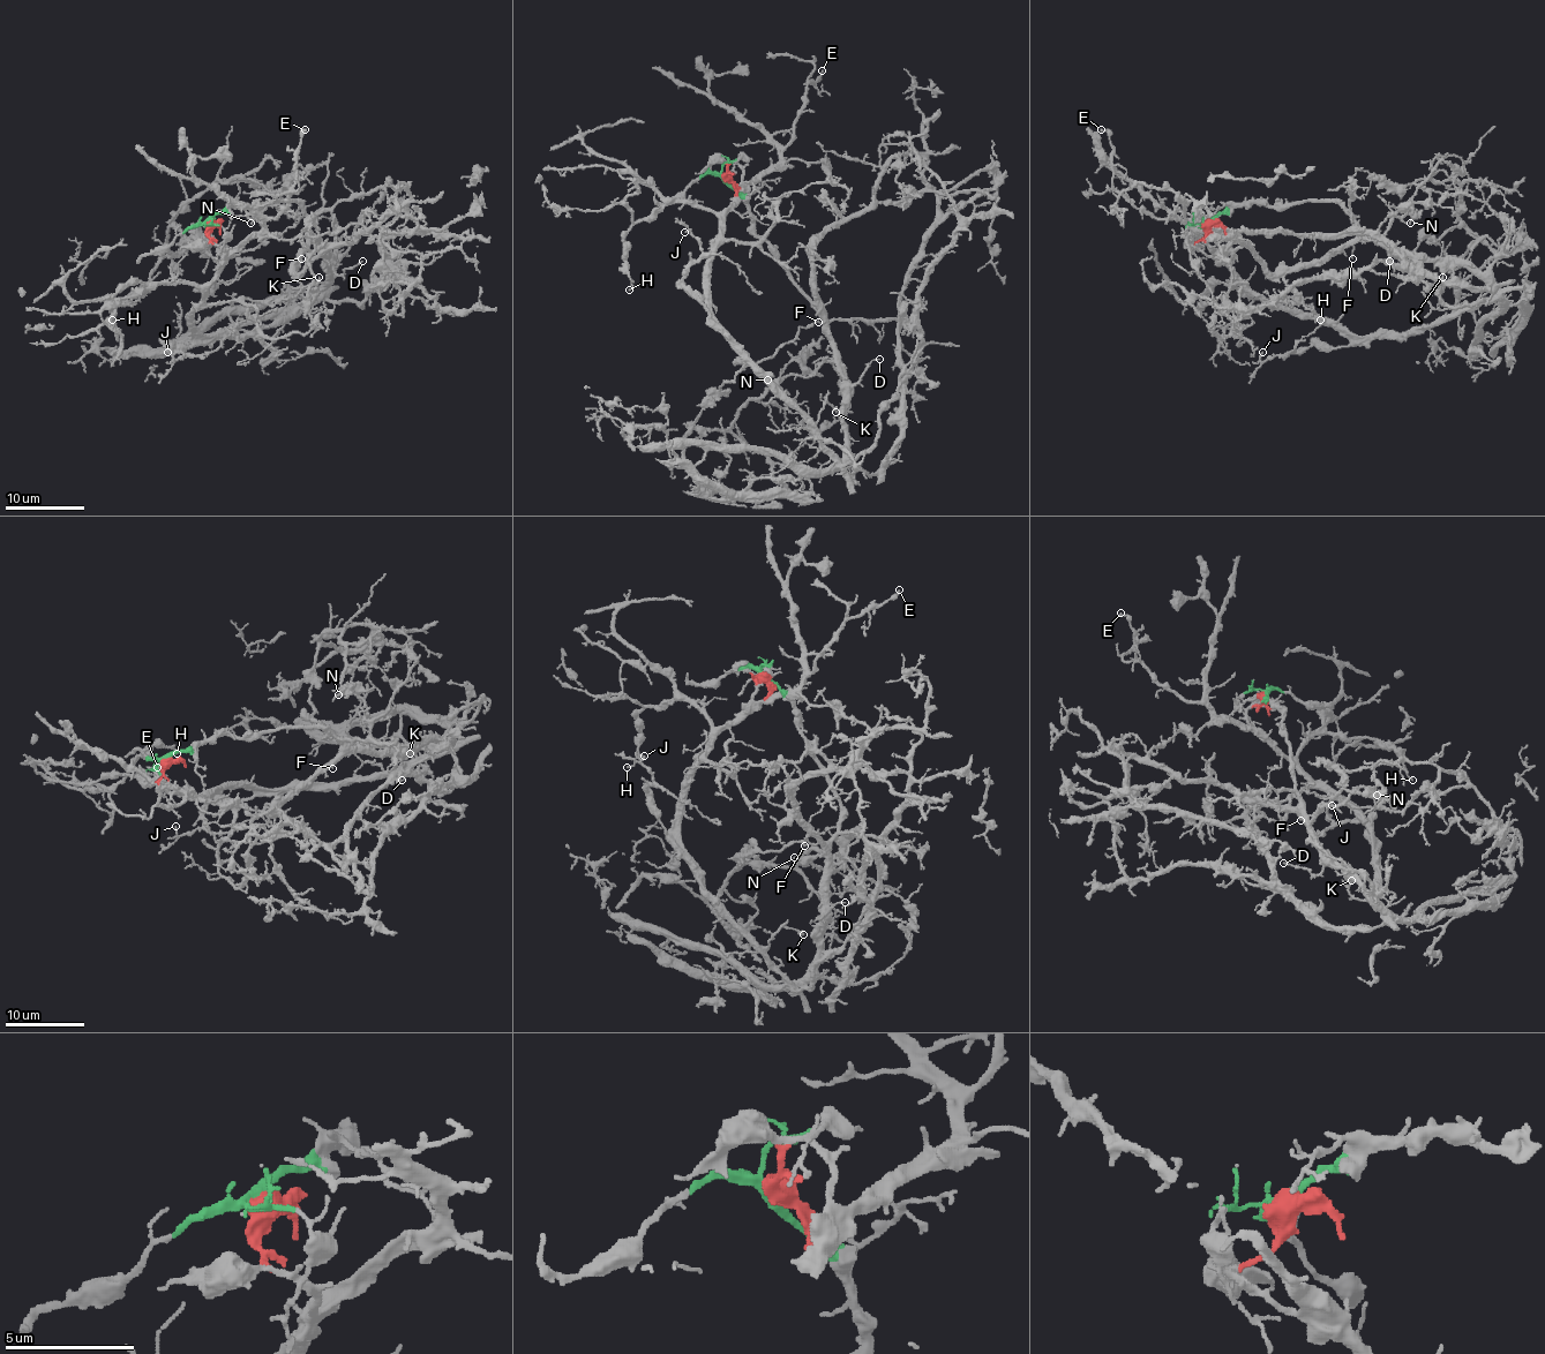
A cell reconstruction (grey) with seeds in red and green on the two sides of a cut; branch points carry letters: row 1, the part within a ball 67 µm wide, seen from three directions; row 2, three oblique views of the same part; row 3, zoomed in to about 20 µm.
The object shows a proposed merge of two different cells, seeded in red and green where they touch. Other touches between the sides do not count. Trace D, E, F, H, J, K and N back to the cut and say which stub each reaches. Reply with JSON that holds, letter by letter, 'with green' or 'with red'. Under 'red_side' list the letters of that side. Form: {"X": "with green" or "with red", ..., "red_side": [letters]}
{"D": "with green", "E": "with red", "F": "with green", "H": "with red", "J": "with red", "K": "with red", "N": "with green", "red_side": ["E", "H", "J", "K"]}

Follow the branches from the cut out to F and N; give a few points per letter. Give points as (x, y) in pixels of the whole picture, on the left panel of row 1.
F: (207, 222), (237, 203), (293, 201), (307, 219), (307, 242), (301, 258)
N: (207, 222), (237, 203), (293, 201), (320, 237), (312, 217), (290, 209), (268, 205), (250, 223)

